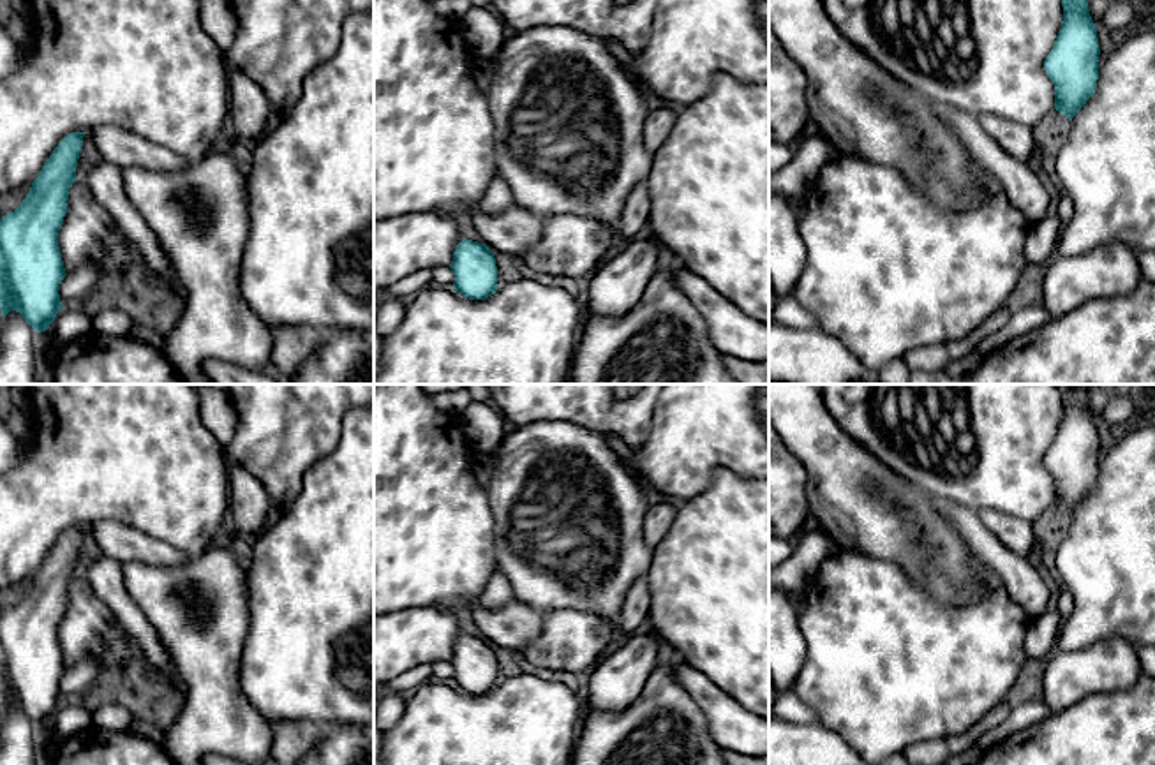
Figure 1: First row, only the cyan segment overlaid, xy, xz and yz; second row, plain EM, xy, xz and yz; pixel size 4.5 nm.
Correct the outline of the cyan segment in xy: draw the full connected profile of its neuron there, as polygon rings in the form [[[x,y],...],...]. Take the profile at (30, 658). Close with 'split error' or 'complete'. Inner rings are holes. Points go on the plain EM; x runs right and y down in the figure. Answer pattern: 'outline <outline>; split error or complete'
outline [[[71,527],[58,538],[23,598],[0,615],[0,705],[4,712],[19,707],[37,728],[63,702],[58,686],[67,668],[58,626],[85,529]]]; complete

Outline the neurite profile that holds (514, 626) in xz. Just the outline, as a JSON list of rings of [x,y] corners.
[[[481,598],[469,606],[483,638],[494,649],[520,652],[541,633],[541,615],[517,598],[501,608],[485,608]]]

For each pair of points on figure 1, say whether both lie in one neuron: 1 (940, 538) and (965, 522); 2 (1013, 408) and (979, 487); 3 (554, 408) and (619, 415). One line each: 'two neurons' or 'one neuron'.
1: two neurons
2: one neuron
3: one neuron

